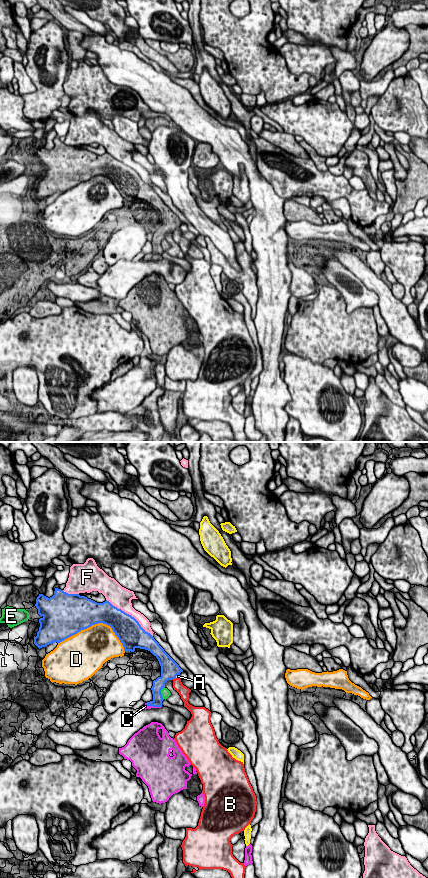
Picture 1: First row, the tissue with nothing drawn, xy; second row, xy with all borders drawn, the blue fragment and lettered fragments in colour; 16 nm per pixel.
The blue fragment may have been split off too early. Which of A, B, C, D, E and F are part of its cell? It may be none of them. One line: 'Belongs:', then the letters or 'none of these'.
Belongs: C

